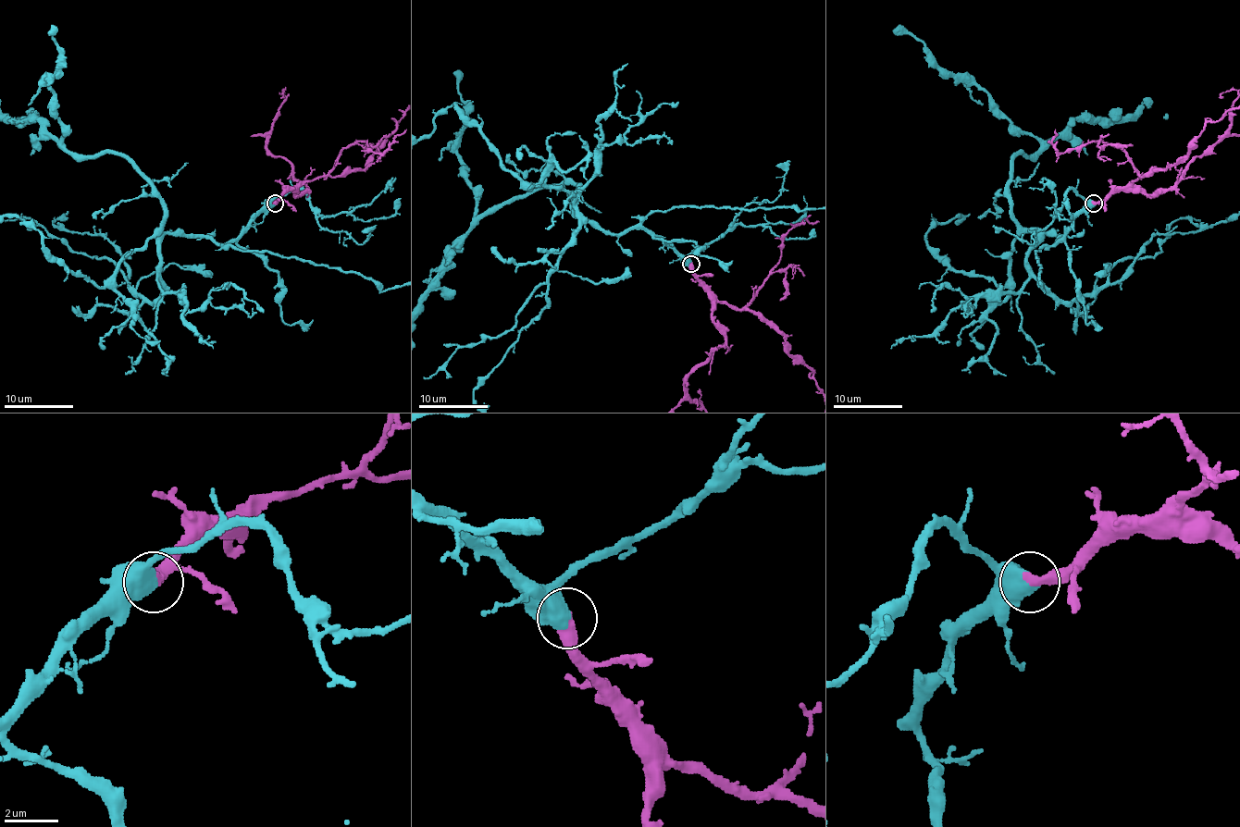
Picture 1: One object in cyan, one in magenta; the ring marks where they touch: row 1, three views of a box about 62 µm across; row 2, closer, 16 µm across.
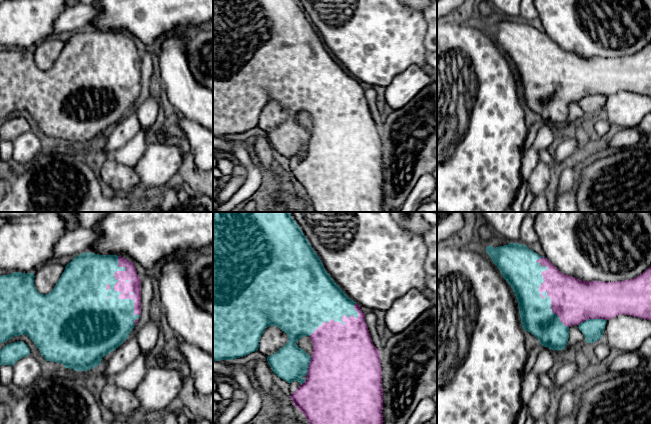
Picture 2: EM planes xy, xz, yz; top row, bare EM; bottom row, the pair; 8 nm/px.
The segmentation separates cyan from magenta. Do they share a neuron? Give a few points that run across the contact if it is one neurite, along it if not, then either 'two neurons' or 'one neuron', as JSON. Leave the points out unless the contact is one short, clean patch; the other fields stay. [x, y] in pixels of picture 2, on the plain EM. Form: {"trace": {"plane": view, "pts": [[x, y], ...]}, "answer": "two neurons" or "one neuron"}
{"answer": "one neuron"}

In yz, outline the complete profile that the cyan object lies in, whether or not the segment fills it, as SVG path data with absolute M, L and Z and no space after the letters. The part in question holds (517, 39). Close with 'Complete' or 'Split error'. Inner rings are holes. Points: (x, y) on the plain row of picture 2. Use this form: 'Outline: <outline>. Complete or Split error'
Outline: M513 18L496 24L489 21L486 29L513 65L524 107L530 108L539 115L542 122L553 127L565 125L569 104L573 101L578 102L587 119L594 119L601 115L606 98L618 91L630 91L651 97L651 42L636 54L624 57L582 57L563 50L545 32L540 32L526 21Z. Split error

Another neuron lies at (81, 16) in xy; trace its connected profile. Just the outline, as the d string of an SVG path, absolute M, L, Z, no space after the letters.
M79 3L65 9L55 20L52 35L87 29L99 15L99 10L93 4Z

